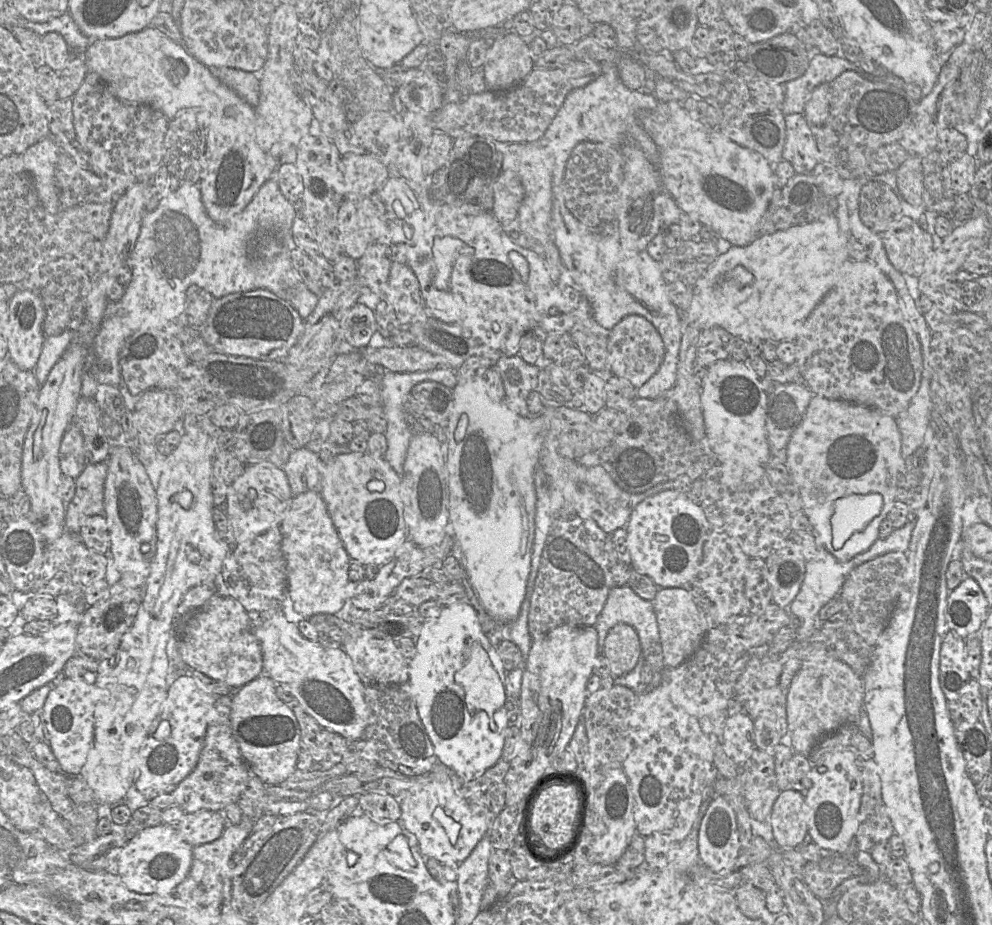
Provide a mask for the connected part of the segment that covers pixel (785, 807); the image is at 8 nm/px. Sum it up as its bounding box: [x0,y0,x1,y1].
[770,790,809,848]

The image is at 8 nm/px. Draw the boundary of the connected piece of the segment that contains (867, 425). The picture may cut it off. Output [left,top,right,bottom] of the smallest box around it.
[786,396,905,562]

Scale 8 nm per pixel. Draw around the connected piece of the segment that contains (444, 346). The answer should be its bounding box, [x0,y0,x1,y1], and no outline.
[385,261,502,370]

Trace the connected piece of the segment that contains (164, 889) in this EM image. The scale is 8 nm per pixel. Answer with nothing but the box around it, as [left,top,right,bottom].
[118,806,193,896]

